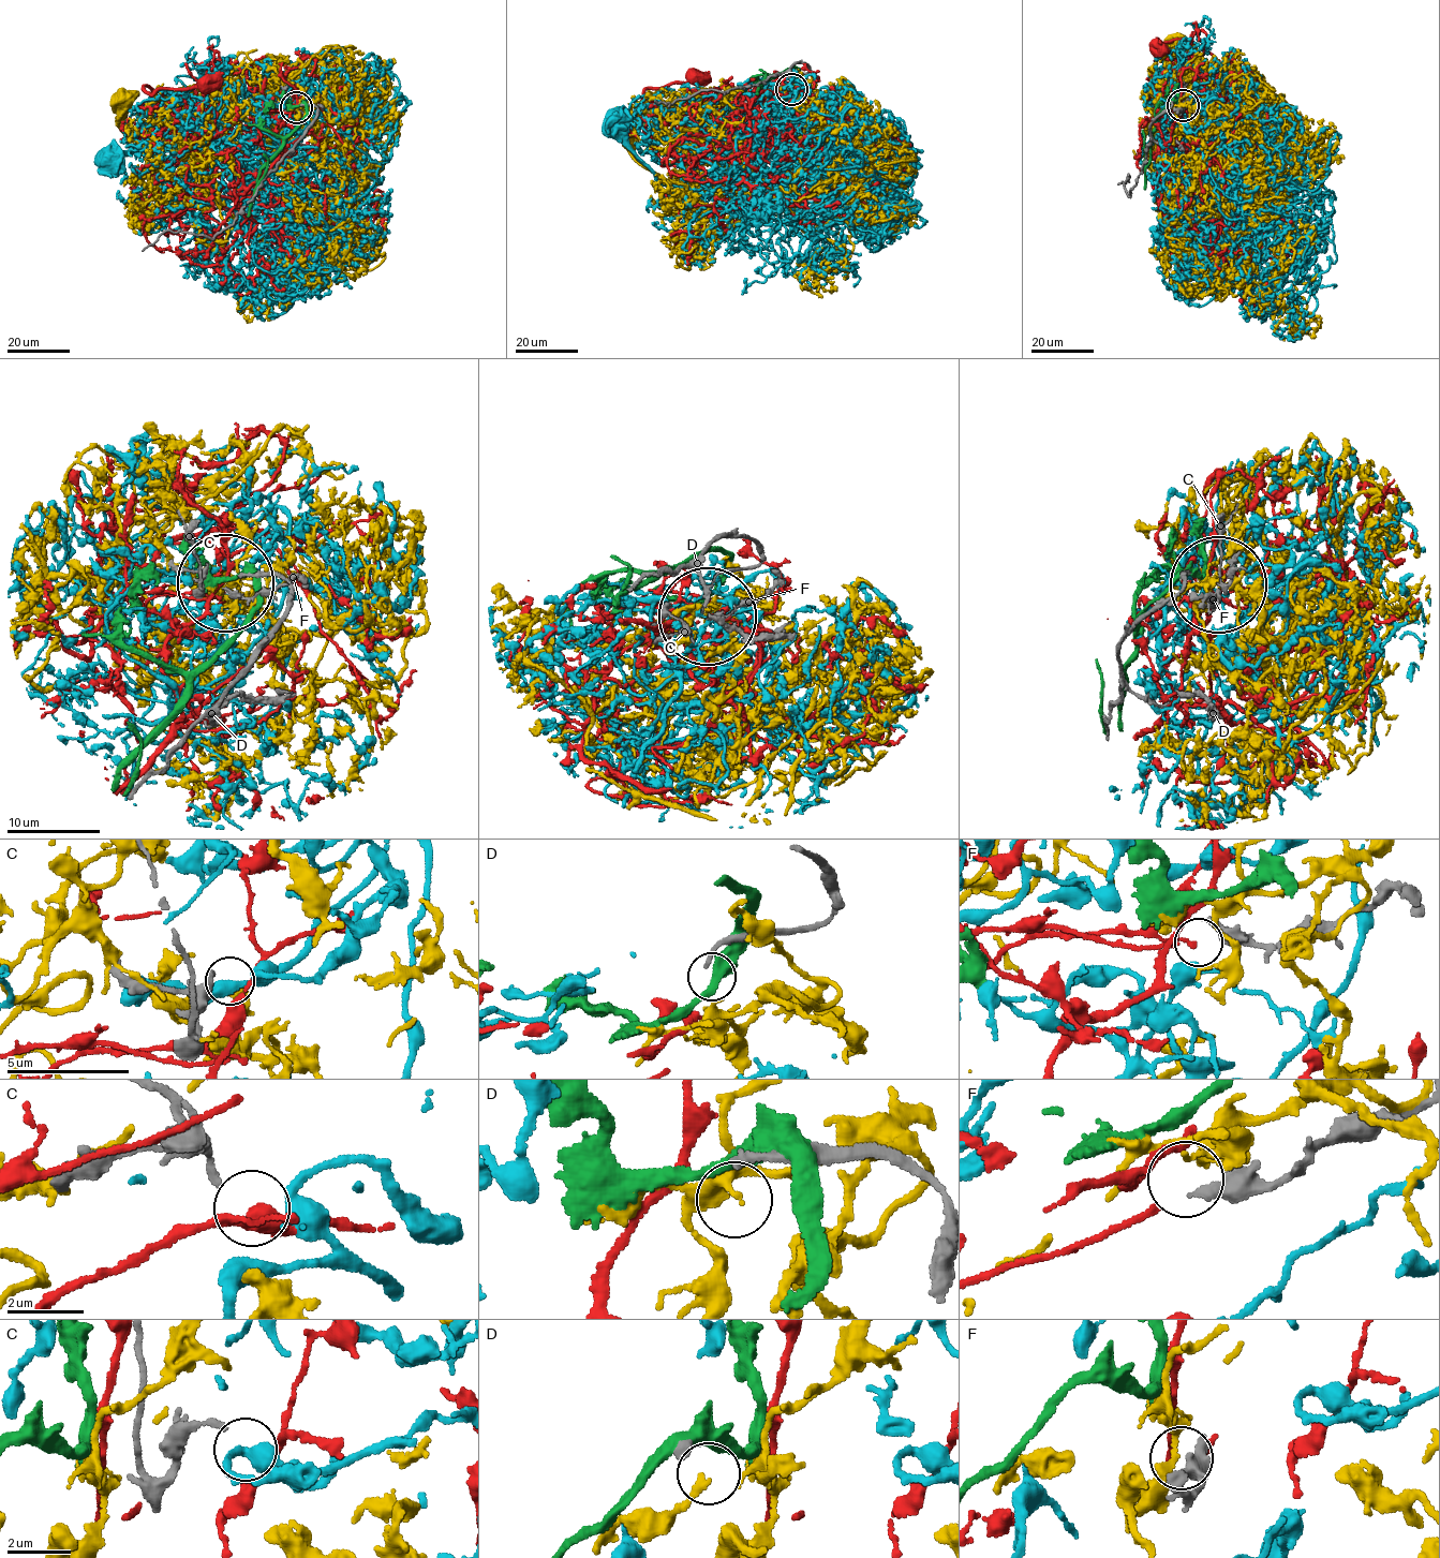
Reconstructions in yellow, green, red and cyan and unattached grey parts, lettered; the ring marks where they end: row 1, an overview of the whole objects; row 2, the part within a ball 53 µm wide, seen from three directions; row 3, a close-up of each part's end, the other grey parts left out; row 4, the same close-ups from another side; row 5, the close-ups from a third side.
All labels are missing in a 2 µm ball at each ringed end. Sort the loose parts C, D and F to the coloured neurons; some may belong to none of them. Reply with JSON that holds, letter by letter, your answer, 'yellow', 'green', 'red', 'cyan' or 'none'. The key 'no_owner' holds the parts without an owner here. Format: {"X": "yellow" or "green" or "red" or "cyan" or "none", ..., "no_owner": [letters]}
{"C": "cyan", "D": "none", "F": "red", "no_owner": ["D"]}

